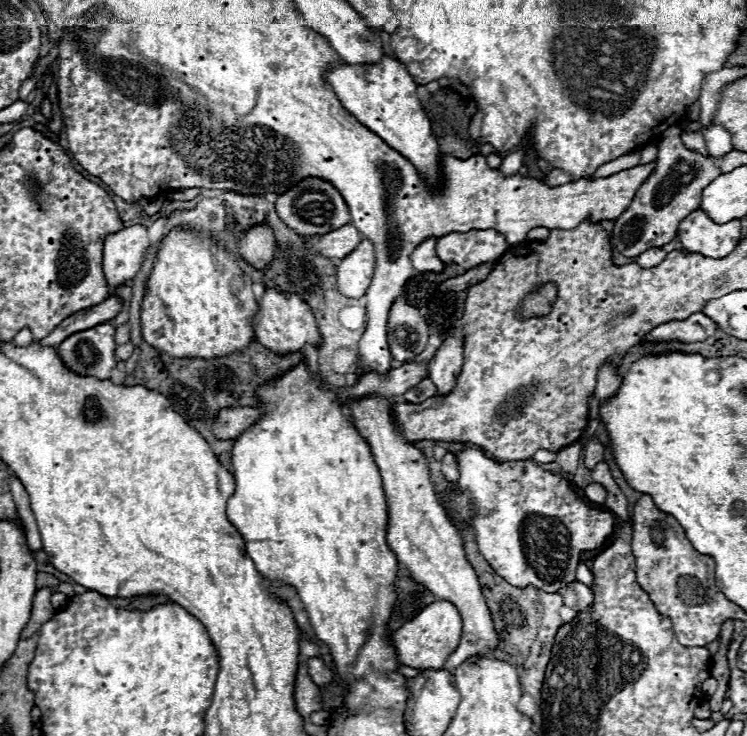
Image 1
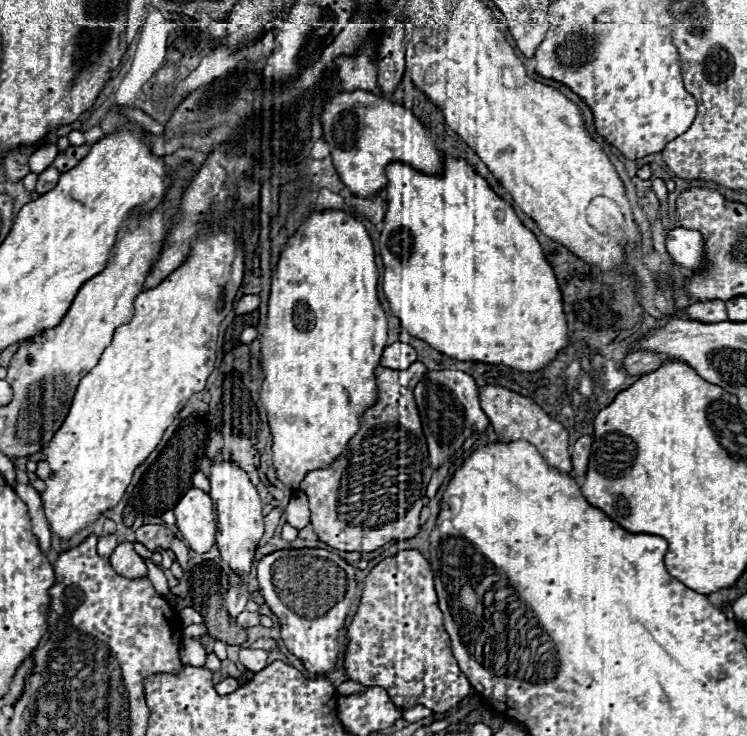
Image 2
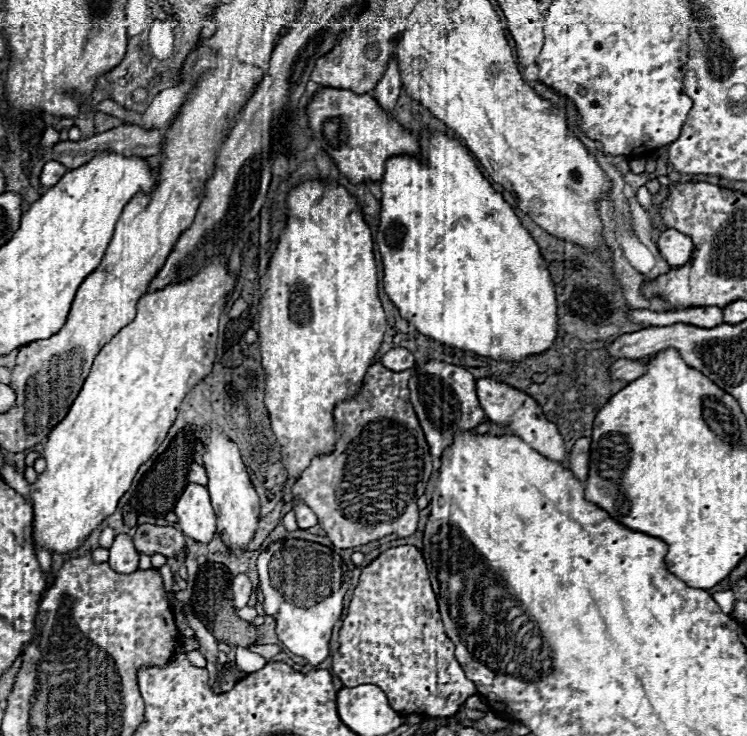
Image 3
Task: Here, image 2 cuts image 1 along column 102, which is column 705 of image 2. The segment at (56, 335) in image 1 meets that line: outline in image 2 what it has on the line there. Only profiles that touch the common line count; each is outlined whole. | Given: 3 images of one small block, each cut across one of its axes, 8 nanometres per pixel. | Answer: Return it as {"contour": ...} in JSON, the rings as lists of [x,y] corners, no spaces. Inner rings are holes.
{"contour":[[[708,300],[708,302],[696,302],[688,306],[682,314],[686,314],[692,320],[704,320],[708,324],[714,324],[716,320],[728,320],[726,306],[722,300]]]}

